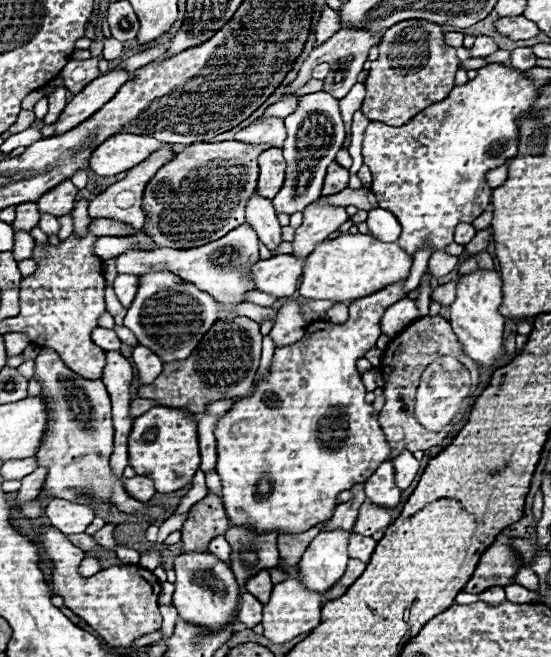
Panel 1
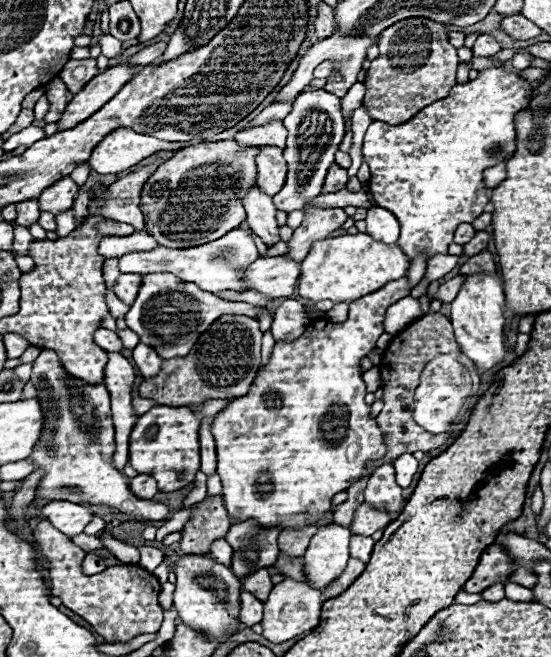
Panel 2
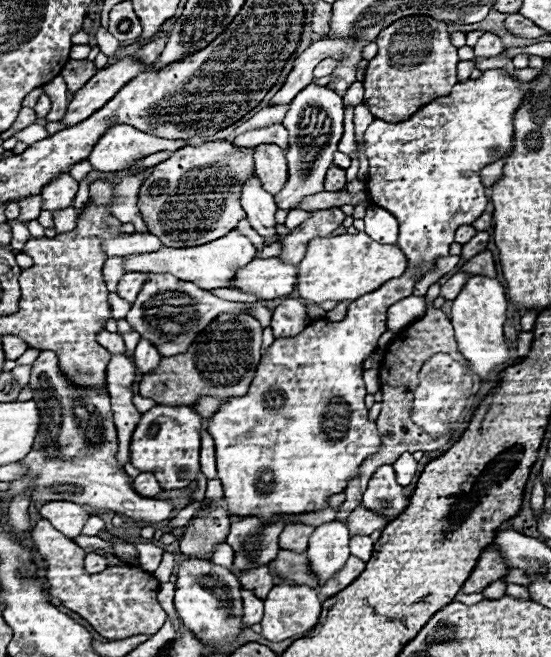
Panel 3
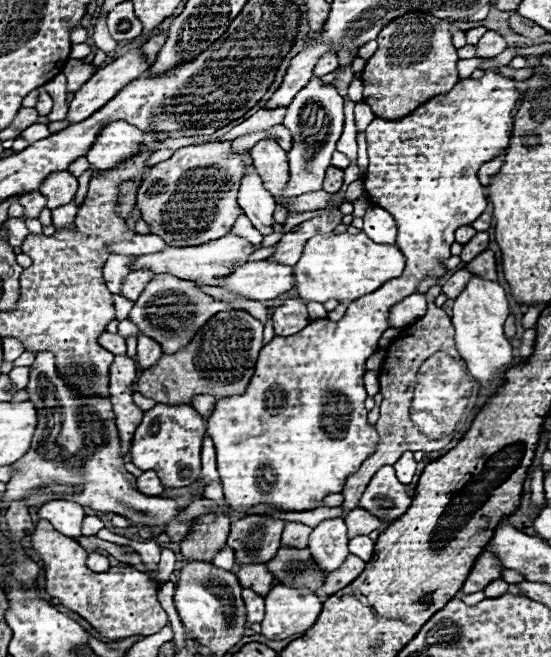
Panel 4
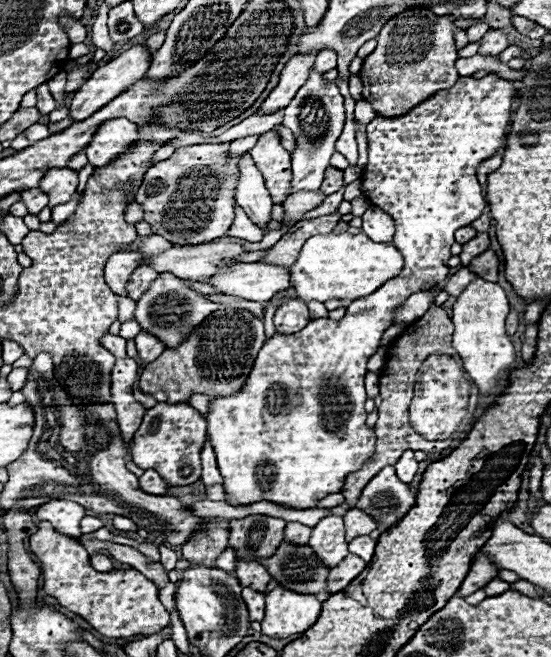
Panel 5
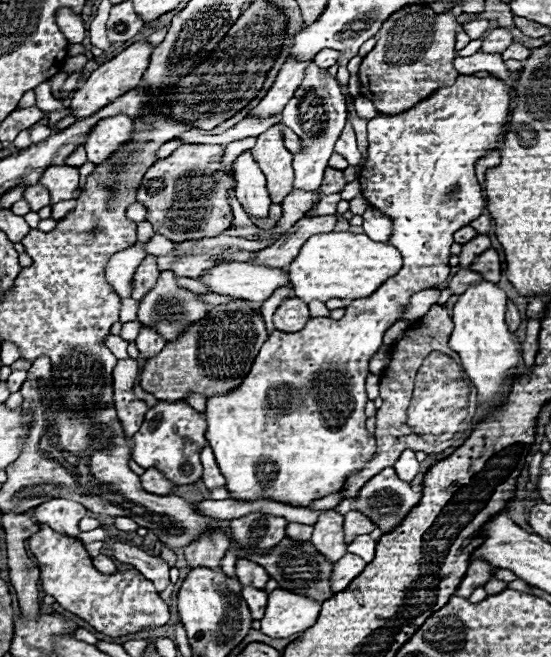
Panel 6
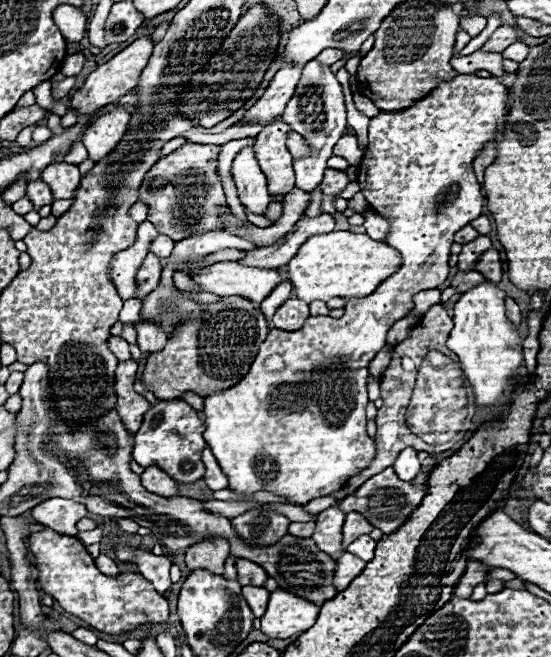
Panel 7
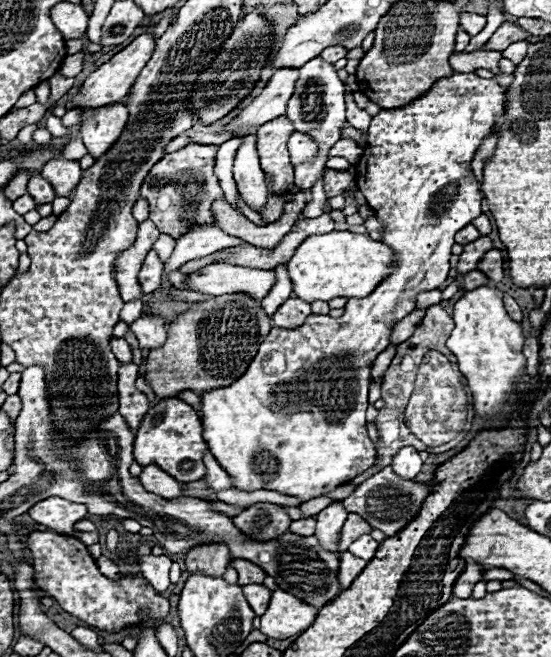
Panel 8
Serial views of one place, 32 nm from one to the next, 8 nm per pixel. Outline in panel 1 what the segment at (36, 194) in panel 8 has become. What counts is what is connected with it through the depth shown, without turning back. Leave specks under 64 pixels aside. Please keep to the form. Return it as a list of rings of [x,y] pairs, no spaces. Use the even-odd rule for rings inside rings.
[[[18,204],[16,206],[16,220],[12,224],[14,232],[32,232],[32,228],[36,228],[40,222],[40,214],[36,204]]]

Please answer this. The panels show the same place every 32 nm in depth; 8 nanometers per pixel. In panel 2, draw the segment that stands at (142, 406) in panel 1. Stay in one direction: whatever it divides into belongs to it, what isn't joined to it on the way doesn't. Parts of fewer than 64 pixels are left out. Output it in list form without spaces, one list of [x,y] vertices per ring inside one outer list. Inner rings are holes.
[[[136,396],[136,398],[132,400],[134,414],[144,414],[144,412],[148,412],[148,410],[154,408],[154,406],[156,406],[156,402],[154,402],[154,400],[148,400],[148,398],[140,398],[140,396]]]

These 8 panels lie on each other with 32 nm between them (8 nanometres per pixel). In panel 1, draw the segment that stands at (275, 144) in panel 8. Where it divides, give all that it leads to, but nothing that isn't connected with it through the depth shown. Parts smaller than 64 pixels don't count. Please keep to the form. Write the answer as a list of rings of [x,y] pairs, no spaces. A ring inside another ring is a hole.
[[[270,148],[266,152],[262,152],[262,156],[258,158],[260,164],[260,180],[258,180],[258,194],[262,198],[272,200],[282,184],[284,184],[284,170],[286,170],[286,162],[282,158],[282,150],[280,148]]]

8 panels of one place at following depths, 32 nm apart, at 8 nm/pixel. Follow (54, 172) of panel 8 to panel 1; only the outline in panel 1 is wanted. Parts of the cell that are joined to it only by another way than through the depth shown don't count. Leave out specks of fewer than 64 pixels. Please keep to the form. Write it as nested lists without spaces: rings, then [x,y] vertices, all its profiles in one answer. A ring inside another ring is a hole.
[[[66,180],[62,184],[58,184],[58,188],[52,188],[50,192],[46,192],[46,196],[42,196],[36,202],[38,212],[40,214],[52,214],[52,216],[58,216],[58,218],[72,214],[76,194],[78,194],[78,190],[74,188],[74,184],[70,180]]]

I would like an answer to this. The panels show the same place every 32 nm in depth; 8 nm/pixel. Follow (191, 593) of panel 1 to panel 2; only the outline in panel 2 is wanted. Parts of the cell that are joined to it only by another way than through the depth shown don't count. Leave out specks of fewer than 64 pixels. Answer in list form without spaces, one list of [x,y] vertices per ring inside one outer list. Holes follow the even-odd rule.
[[[184,554],[176,560],[176,590],[174,606],[184,624],[190,624],[196,630],[204,630],[206,636],[218,638],[240,624],[240,582],[232,570],[224,564],[218,564],[210,554],[196,556]]]

